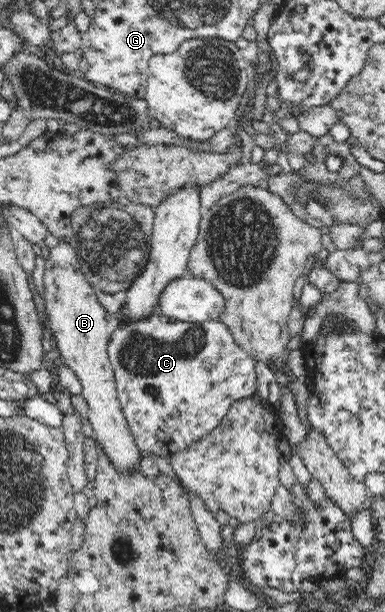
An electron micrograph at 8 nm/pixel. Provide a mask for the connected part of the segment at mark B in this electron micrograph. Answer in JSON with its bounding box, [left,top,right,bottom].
[44,240,141,475]

